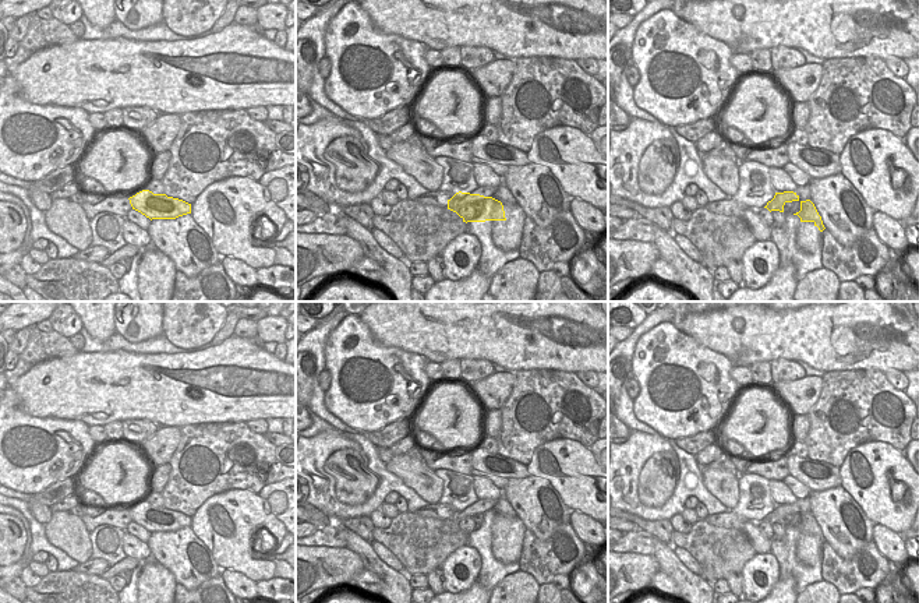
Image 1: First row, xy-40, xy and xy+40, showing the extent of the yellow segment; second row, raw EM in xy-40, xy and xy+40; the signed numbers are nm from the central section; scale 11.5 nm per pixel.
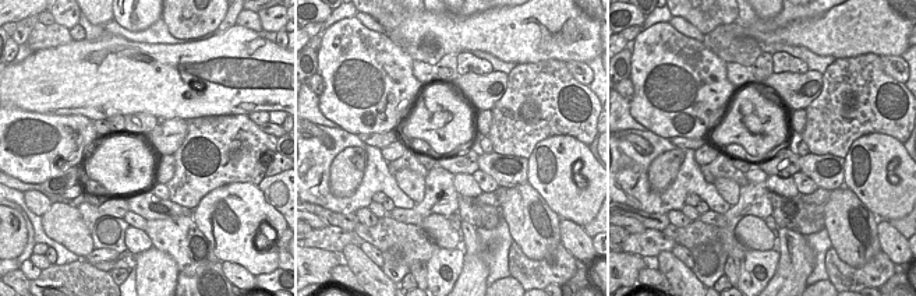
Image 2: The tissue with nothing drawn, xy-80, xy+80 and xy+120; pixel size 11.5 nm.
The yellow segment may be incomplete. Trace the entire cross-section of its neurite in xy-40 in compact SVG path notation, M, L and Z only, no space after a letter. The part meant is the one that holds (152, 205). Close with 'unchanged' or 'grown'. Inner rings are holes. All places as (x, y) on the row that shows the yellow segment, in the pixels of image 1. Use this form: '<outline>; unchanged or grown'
M142 190L130 197L132 209L152 219L176 219L191 214L191 204L167 197L166 194L153 194L149 190Z; unchanged

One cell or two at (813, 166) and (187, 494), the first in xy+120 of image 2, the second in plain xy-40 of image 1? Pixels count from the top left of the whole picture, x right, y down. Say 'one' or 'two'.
two

